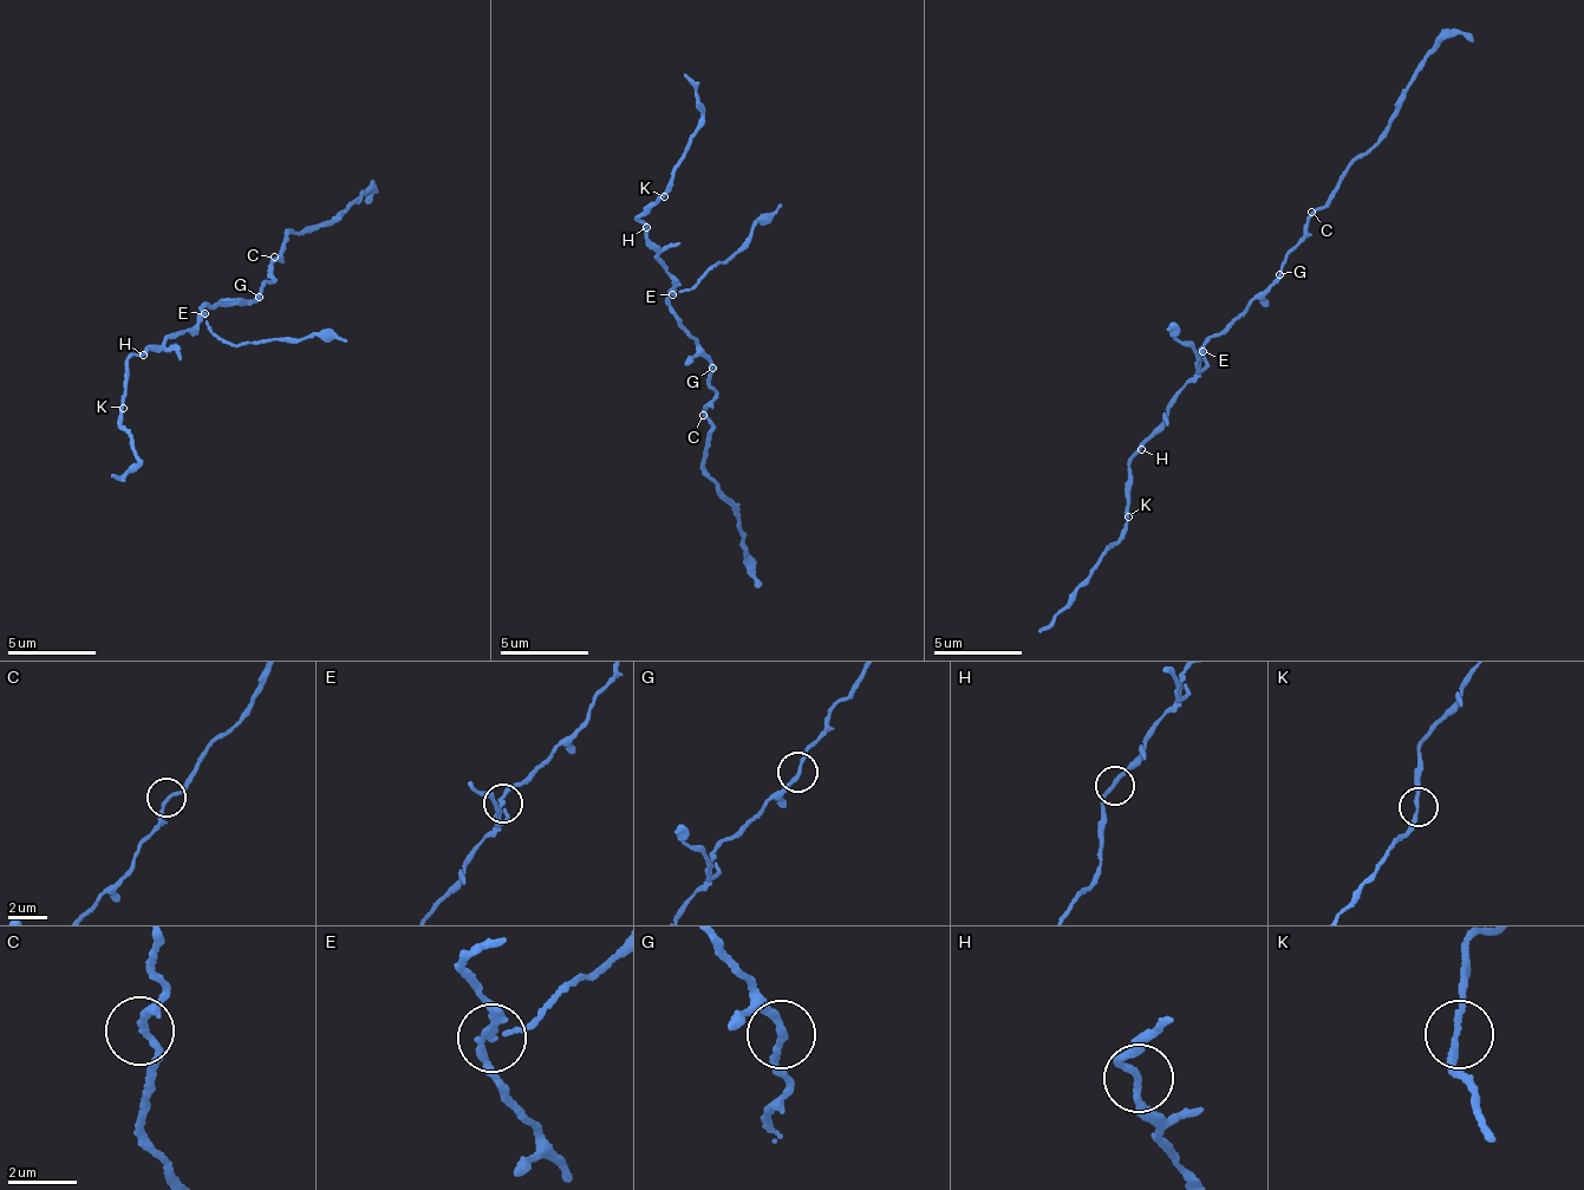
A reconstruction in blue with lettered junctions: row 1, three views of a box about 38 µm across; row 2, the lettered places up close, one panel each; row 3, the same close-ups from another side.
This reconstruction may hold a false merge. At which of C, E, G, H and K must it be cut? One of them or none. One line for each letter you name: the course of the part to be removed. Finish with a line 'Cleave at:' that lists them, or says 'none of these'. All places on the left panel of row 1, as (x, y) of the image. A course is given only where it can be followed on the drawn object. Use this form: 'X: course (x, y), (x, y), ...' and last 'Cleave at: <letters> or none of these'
E: course (202, 313), (207, 330), (230, 344), (346, 339)
Cleave at: E

